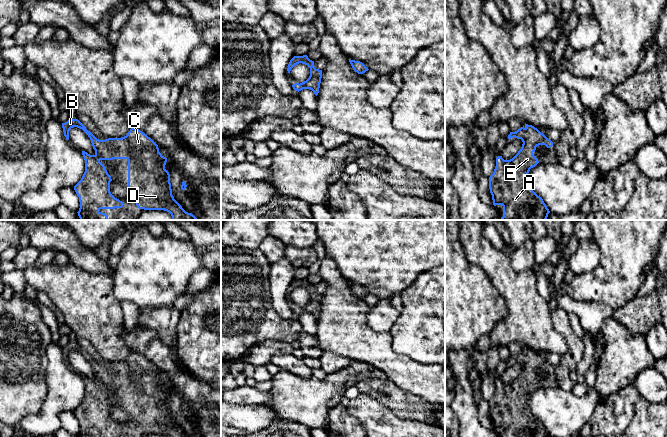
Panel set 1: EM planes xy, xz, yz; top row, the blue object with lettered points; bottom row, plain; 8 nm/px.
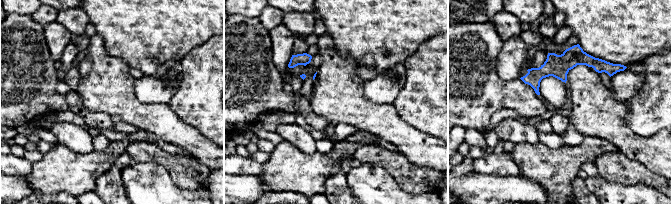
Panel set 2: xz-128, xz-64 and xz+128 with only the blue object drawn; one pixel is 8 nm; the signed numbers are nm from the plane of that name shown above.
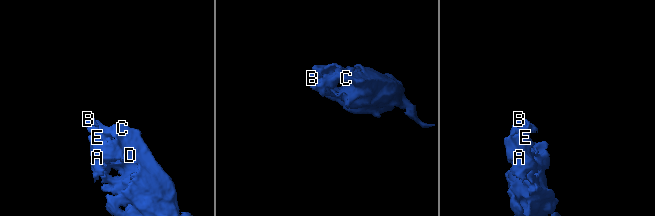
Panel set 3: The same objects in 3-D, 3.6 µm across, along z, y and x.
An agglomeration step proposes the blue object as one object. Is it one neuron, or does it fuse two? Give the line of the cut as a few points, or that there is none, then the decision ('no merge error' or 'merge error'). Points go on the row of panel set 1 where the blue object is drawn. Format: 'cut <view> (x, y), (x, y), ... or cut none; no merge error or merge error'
cut none; no merge error

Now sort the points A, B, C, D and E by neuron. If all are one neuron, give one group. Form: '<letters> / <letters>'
A B C D E

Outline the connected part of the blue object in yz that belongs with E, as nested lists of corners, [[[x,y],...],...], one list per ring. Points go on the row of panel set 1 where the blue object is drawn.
[[[526,124],[508,139],[521,139],[523,144],[510,160],[496,158],[496,167],[489,177],[493,205],[503,206],[501,220],[546,220],[550,213],[543,199],[530,187],[528,173],[539,161],[533,155],[536,147],[553,146],[553,142],[532,125]]]

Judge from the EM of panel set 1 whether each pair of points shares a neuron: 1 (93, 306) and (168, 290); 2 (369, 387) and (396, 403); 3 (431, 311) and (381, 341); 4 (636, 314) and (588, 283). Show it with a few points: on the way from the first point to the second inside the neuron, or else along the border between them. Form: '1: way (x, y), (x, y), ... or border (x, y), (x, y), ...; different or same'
1: border (113, 277), (113, 294), (120, 302); different
2: way (376, 387), (382, 389), (390, 396); same
3: border (389, 331), (392, 348), (405, 355); different
4: border (635, 295), (614, 310); different

